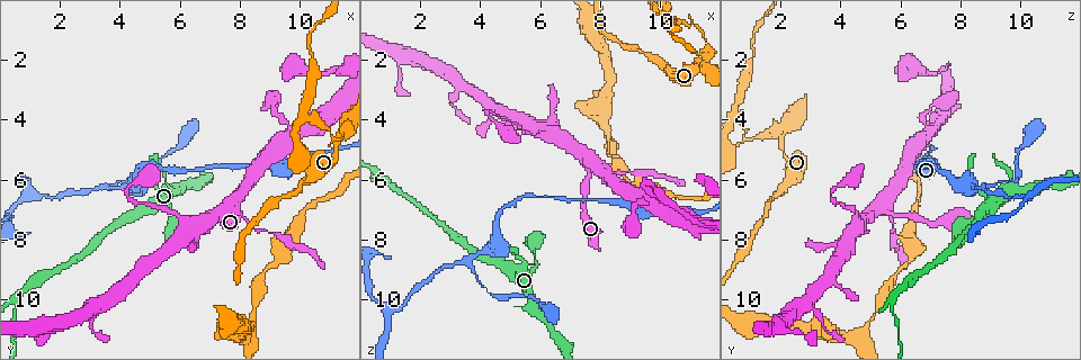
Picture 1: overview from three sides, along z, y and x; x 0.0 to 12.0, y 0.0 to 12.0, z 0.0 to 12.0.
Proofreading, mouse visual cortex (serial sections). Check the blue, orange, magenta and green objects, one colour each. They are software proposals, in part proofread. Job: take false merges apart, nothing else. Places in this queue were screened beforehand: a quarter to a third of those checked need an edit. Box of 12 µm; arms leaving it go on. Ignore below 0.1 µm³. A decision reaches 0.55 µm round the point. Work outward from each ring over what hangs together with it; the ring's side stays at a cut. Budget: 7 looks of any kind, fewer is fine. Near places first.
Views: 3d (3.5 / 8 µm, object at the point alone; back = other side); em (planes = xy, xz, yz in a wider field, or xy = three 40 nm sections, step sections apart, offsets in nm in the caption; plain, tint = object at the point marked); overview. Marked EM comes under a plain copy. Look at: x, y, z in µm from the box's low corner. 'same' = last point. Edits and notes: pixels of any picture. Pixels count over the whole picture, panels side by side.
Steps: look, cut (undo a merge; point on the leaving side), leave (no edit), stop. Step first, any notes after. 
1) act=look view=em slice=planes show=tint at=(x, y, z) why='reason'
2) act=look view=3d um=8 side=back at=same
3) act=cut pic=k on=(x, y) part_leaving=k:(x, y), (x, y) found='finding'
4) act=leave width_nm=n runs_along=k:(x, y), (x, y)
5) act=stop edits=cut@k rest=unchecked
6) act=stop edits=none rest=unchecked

act=look view=em slice=xy step=1 show=tint at=(7.7, 6.9, 5.5) why='sharp bend'

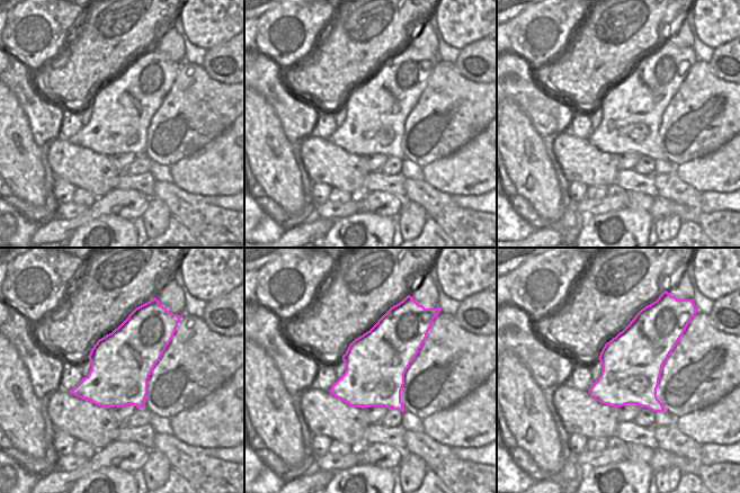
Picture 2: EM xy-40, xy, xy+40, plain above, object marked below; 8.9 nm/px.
act=look view=3d um=3.5 at=same

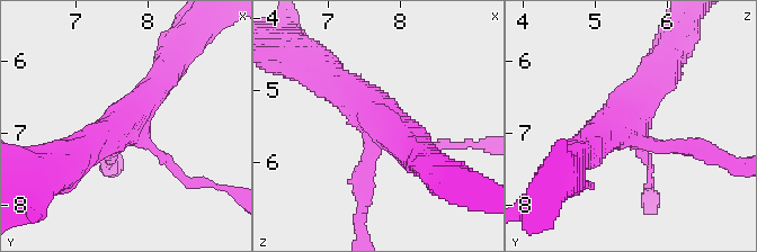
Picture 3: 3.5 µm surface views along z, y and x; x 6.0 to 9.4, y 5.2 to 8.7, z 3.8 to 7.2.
act=leave arm_widths_nm=150,200,400,450 runs_along=3:(361, 180), (382, 123), (330, 77) found='continuous, no second cell'

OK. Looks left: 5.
act=look view=3d um=8 side=back at=(3.5, 6.2, 8.8) why='three arms meet'

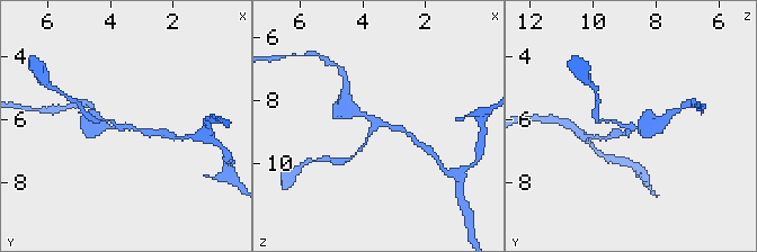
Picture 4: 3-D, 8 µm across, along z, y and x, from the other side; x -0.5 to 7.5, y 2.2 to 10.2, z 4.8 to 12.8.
act=look view=em slice=xy step=3 show=tint at=(3.6, 6.2, 8.7) arms=3 arm_widths_nm=150,200,250

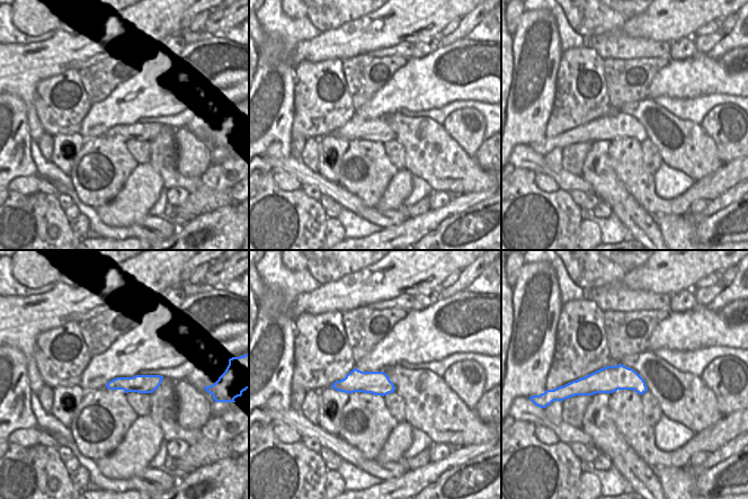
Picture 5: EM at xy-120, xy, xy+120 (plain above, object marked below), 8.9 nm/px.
act=leave runs_along=5:(643, 388), (596, 382), (571, 389) found='one cell here'

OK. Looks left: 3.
act=look view=3d um=8 at=(11.3, 4.5, 2.1) why='abrupt turn'

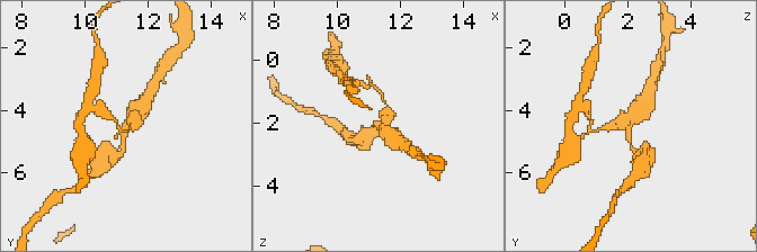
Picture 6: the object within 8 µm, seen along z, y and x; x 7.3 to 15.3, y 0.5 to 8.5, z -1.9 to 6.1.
act=look view=3d um=3.5 side=back at=(11.3, 4.6, 2.0) why='zoom in'

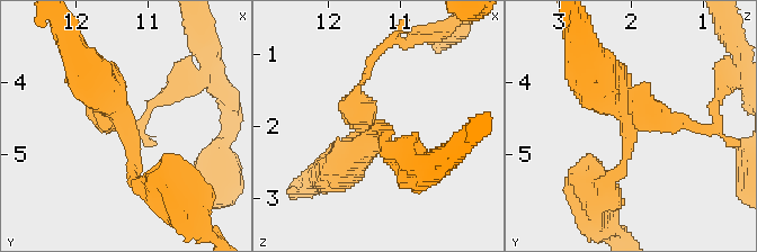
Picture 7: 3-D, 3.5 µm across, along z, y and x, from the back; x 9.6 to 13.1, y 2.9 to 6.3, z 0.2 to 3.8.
act=look view=em slice=planes show=tint at=(11.30, 4.55, 2.10) arms=3 arm_widths_nm=200,200,500

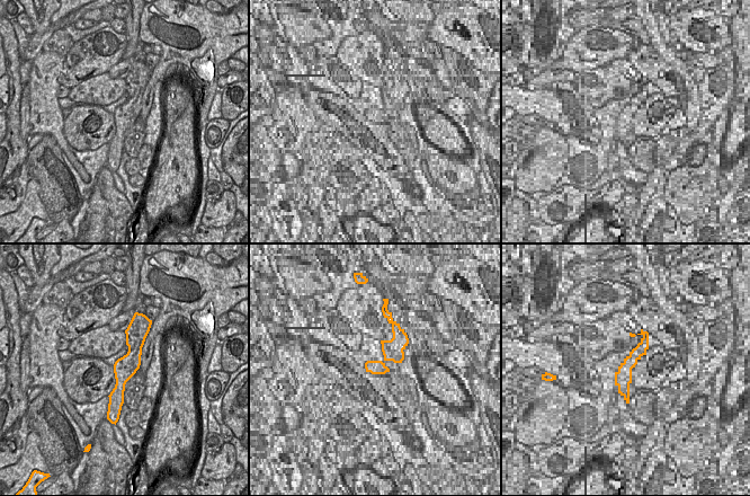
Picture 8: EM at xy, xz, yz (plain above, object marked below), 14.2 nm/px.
act=cut pic=7 on=(662, 124) part_leaving=7:(629, 107), (695, 128), (715, 124) found='a second cell is stuck on'

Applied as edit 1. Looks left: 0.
act=stop edits=cut@7 rest=unchecked

